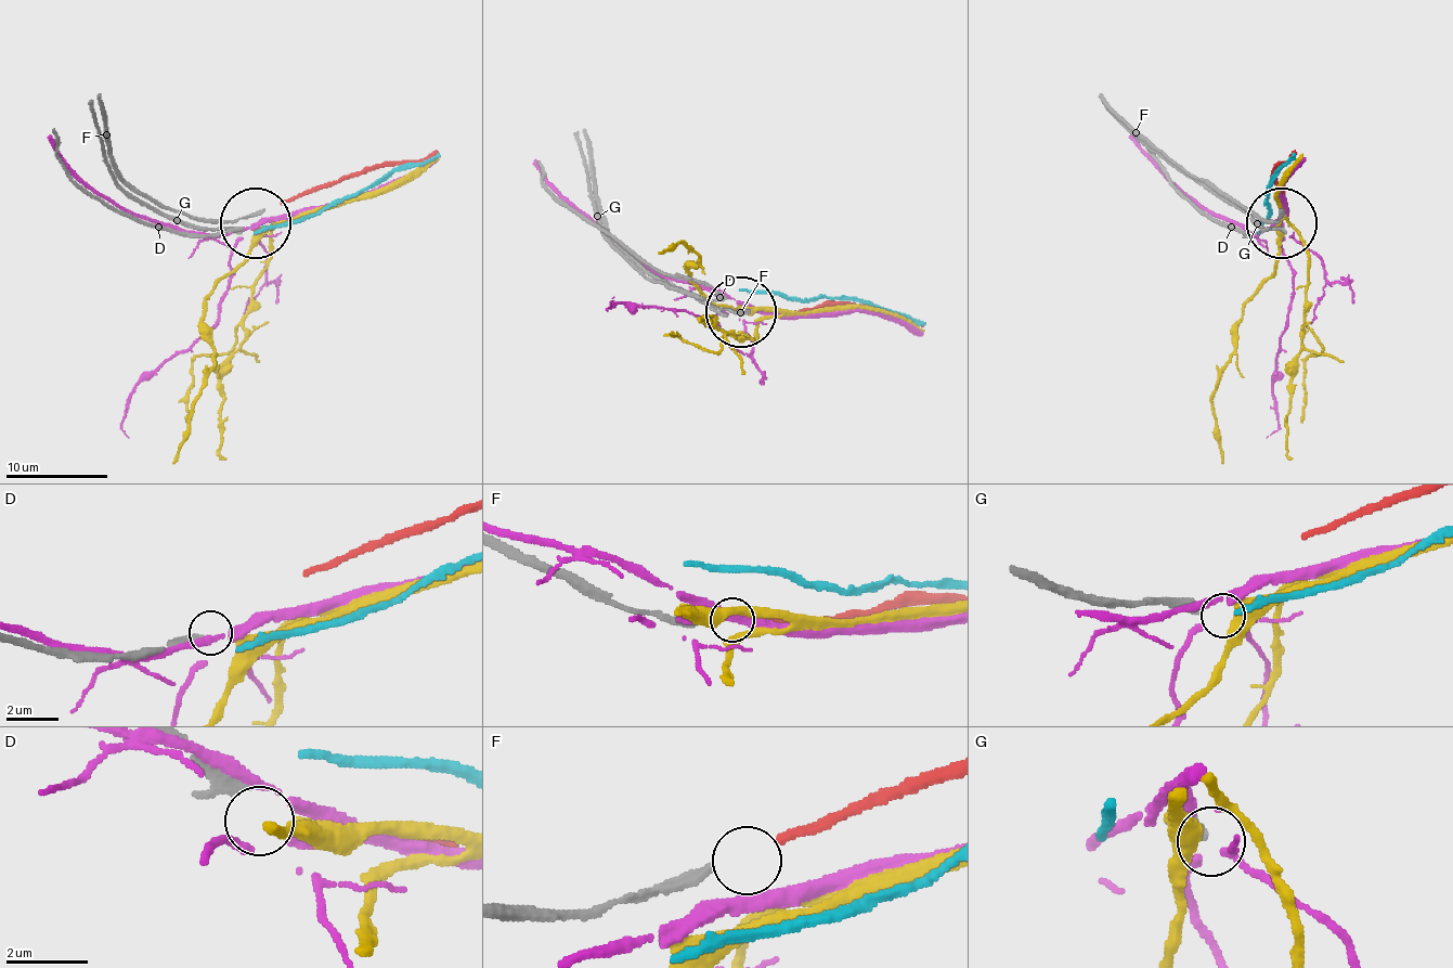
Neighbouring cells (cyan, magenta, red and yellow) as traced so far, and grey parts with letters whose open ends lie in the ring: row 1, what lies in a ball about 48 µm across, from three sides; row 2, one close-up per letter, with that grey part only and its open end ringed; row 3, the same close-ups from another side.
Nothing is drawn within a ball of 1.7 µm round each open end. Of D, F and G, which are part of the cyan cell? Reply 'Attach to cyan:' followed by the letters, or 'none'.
Attach to cyan: none

